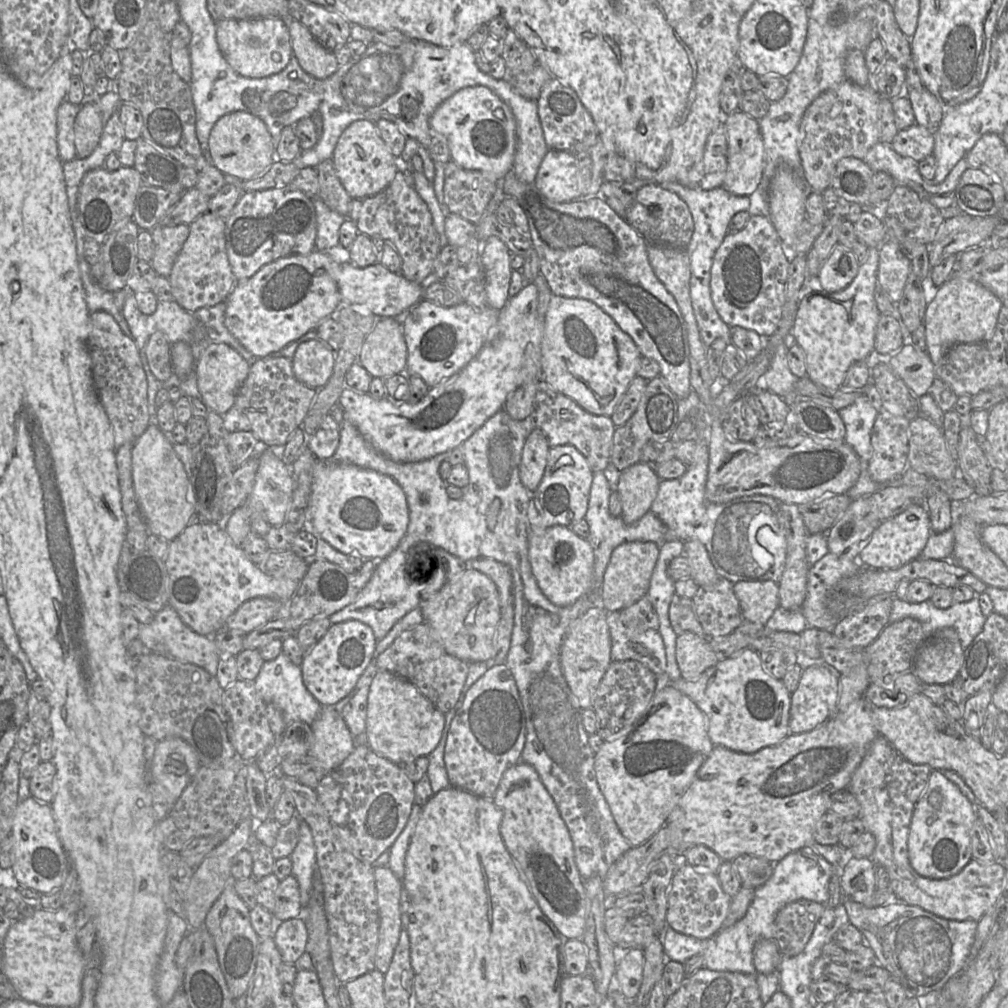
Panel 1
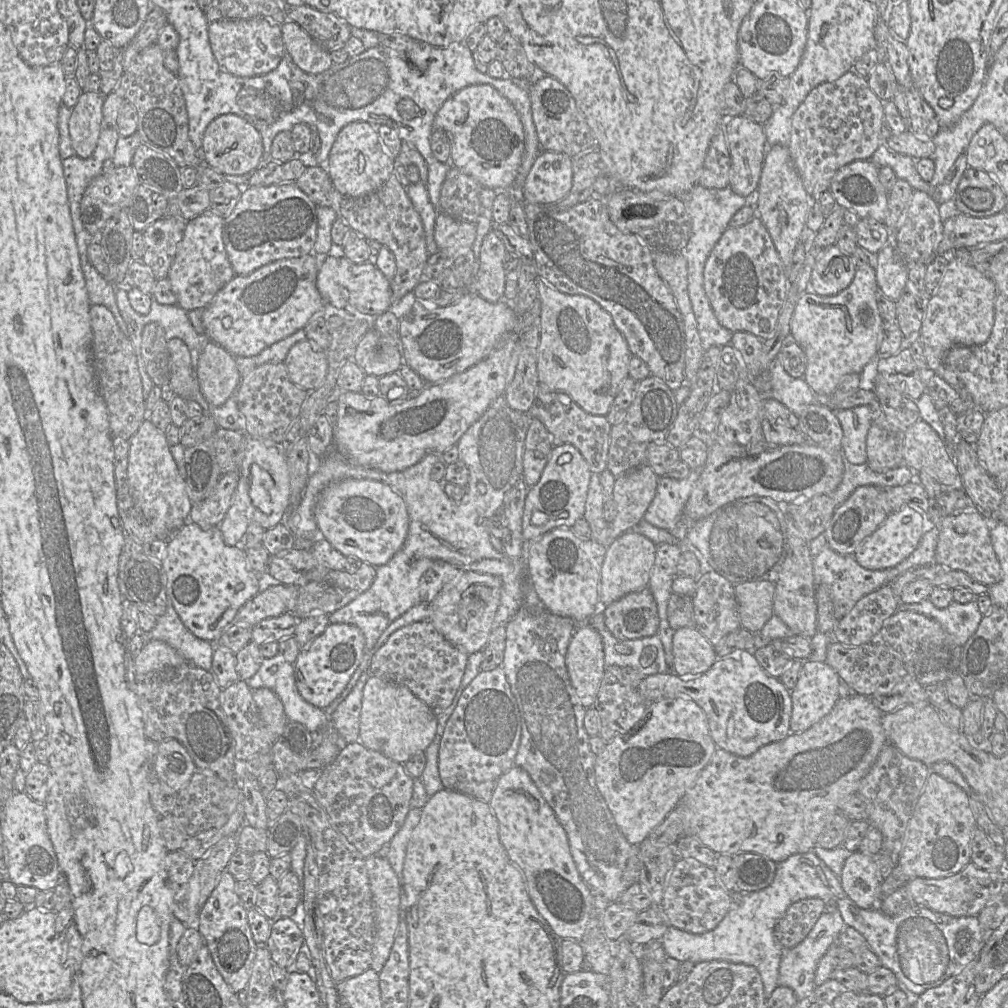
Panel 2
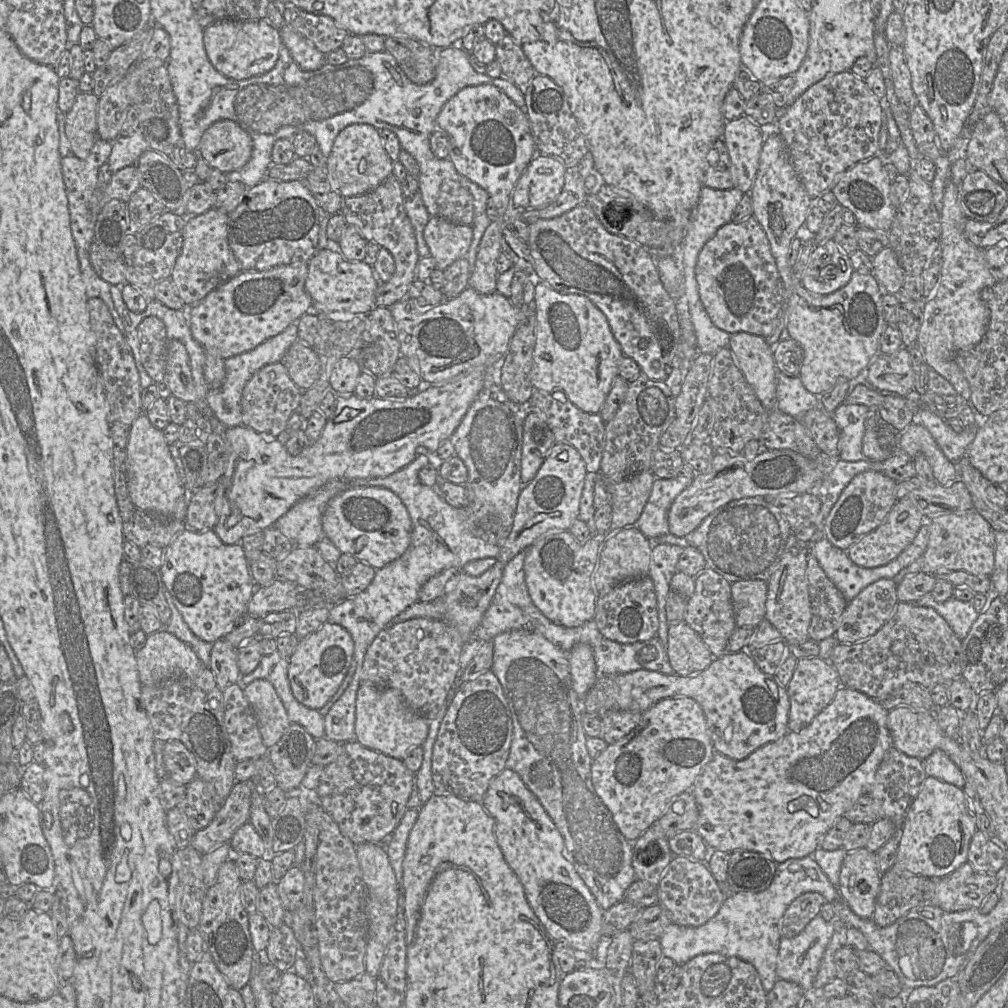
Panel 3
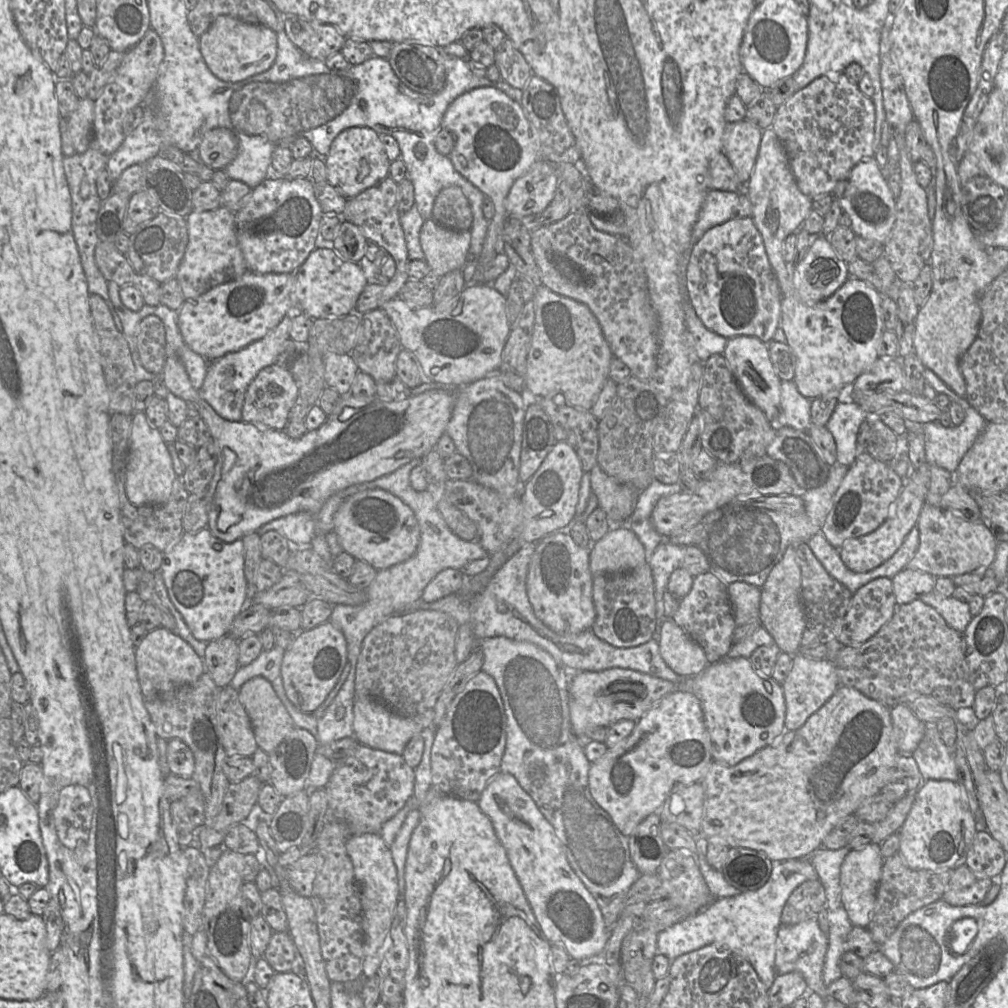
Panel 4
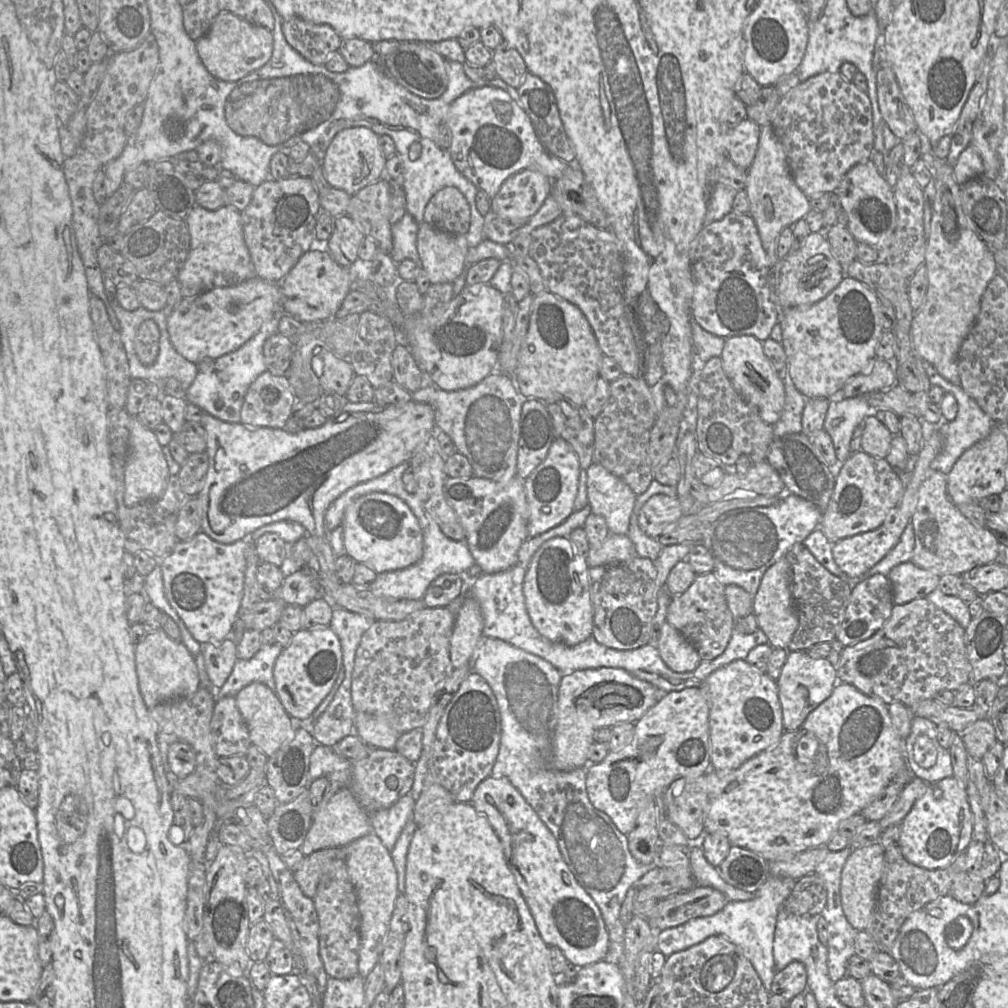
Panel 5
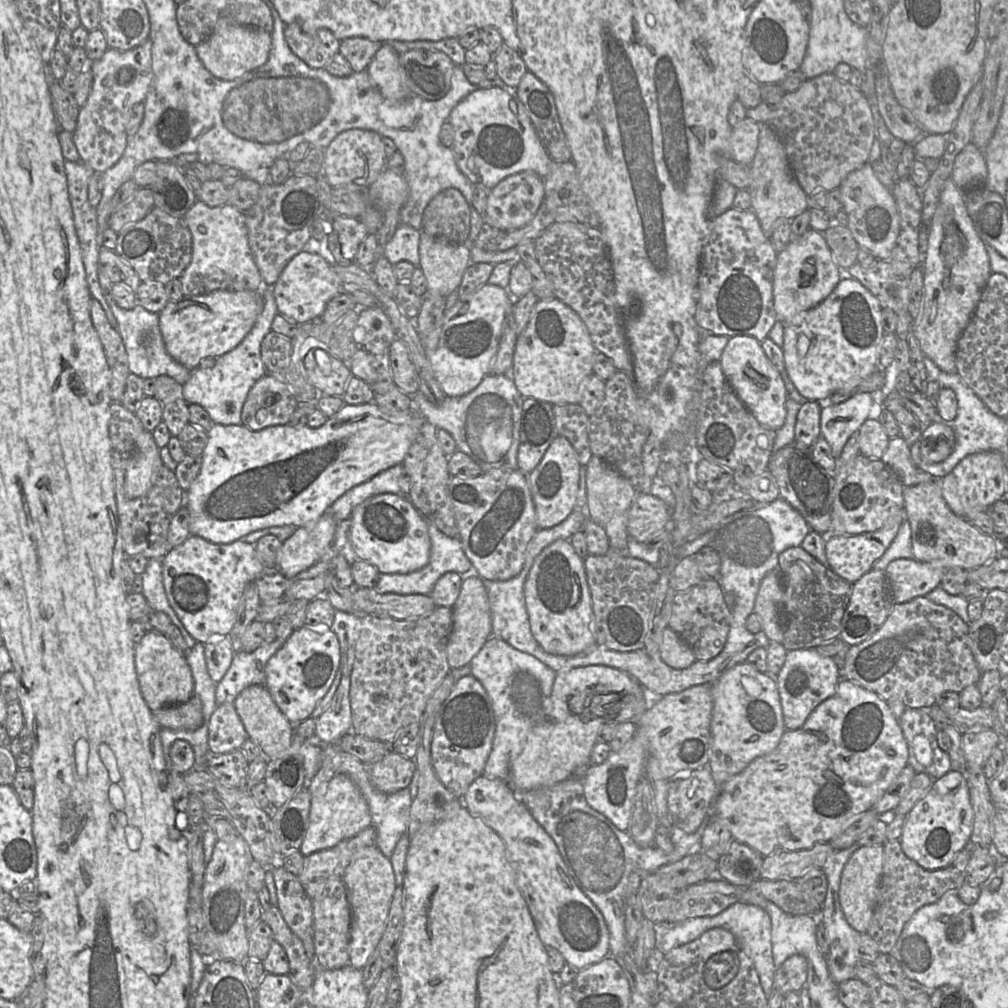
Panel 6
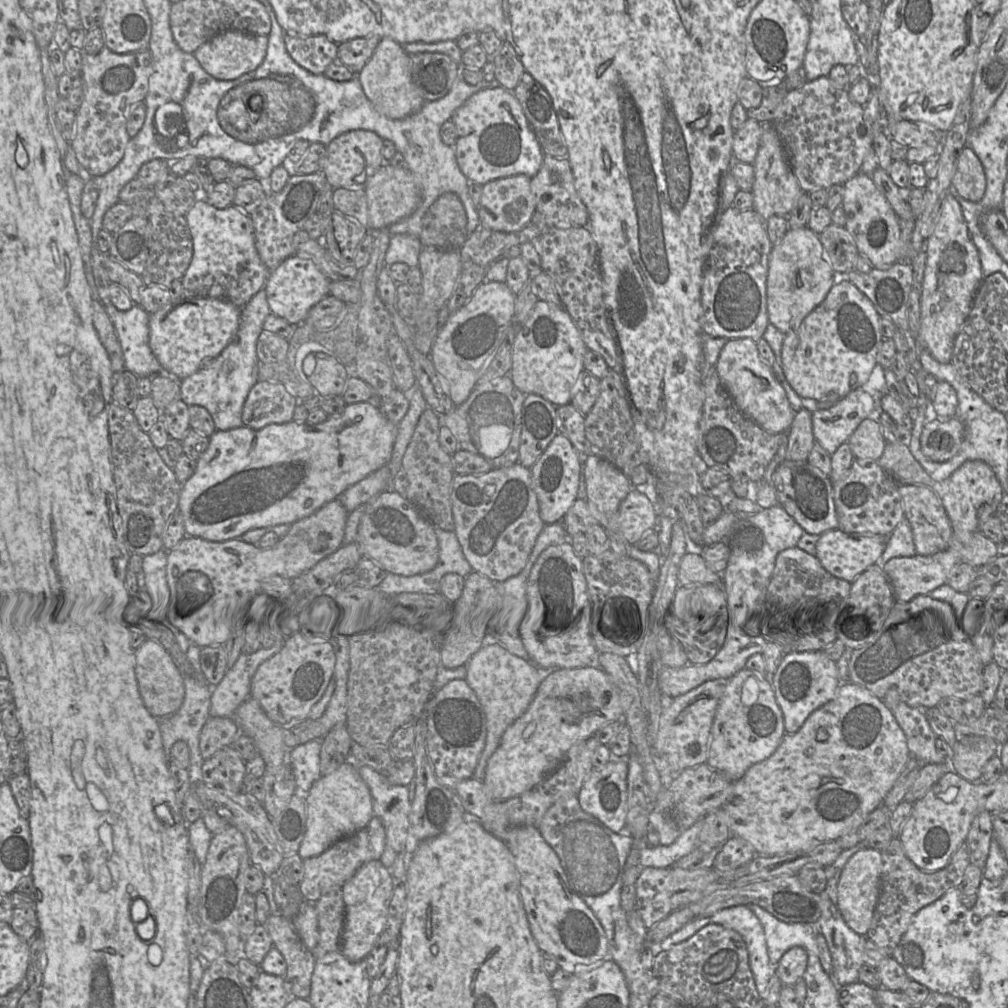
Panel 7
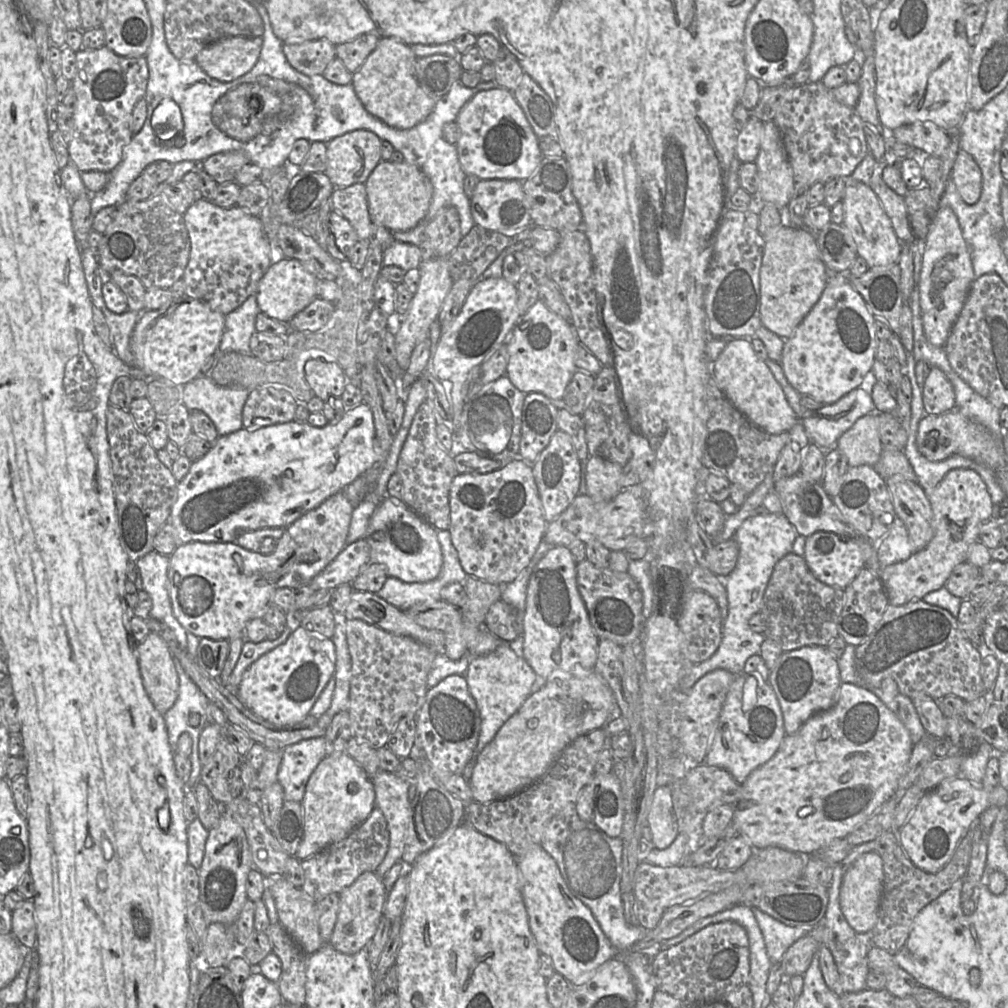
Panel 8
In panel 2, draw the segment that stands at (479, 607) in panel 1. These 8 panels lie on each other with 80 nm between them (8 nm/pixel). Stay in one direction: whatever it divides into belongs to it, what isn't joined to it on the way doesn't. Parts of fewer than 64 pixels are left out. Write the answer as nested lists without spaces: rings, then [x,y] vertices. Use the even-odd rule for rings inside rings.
[[[465,569],[453,584],[444,588],[430,603],[429,621],[450,643],[466,654],[482,651],[494,628],[501,588],[499,577]]]

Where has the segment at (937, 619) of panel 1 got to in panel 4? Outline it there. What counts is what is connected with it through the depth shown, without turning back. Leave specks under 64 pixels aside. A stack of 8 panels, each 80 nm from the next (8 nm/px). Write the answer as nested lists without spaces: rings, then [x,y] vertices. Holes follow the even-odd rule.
[[[931,591],[919,599],[933,607],[950,627],[961,634],[964,633],[972,619],[969,604],[956,599],[954,596],[944,597]]]

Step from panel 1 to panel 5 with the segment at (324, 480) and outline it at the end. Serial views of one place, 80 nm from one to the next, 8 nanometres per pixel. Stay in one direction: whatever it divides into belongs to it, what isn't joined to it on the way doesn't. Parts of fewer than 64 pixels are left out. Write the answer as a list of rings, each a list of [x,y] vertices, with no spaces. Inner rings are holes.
[[[374,492],[357,498],[345,509],[342,527],[345,554],[377,574],[407,568],[423,555],[418,520],[406,503],[394,495]]]

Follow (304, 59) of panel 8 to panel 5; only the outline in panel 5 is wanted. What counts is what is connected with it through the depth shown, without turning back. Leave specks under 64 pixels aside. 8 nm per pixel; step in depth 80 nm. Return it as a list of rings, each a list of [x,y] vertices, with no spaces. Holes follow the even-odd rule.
[[[301,18],[283,19],[283,33],[289,45],[315,65],[323,65],[341,44],[330,25]]]

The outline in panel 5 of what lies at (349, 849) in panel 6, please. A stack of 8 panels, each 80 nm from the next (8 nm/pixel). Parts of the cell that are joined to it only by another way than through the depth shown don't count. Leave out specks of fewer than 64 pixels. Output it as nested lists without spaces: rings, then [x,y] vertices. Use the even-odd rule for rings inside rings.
[[[328,847],[317,850],[303,858],[302,864],[294,874],[302,892],[313,899],[320,878],[334,860],[346,861],[346,847]]]

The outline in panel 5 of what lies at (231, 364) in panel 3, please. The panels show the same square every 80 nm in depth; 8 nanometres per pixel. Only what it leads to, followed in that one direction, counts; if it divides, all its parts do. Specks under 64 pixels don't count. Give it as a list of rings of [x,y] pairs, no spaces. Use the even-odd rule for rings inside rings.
[[[282,307],[265,322],[260,330],[237,350],[216,359],[203,359],[197,364],[197,375],[186,390],[185,399],[195,404],[213,417],[229,423],[241,421],[241,408],[245,395],[253,381],[267,370],[263,355],[265,341],[278,332],[278,324],[283,315],[288,315]]]

